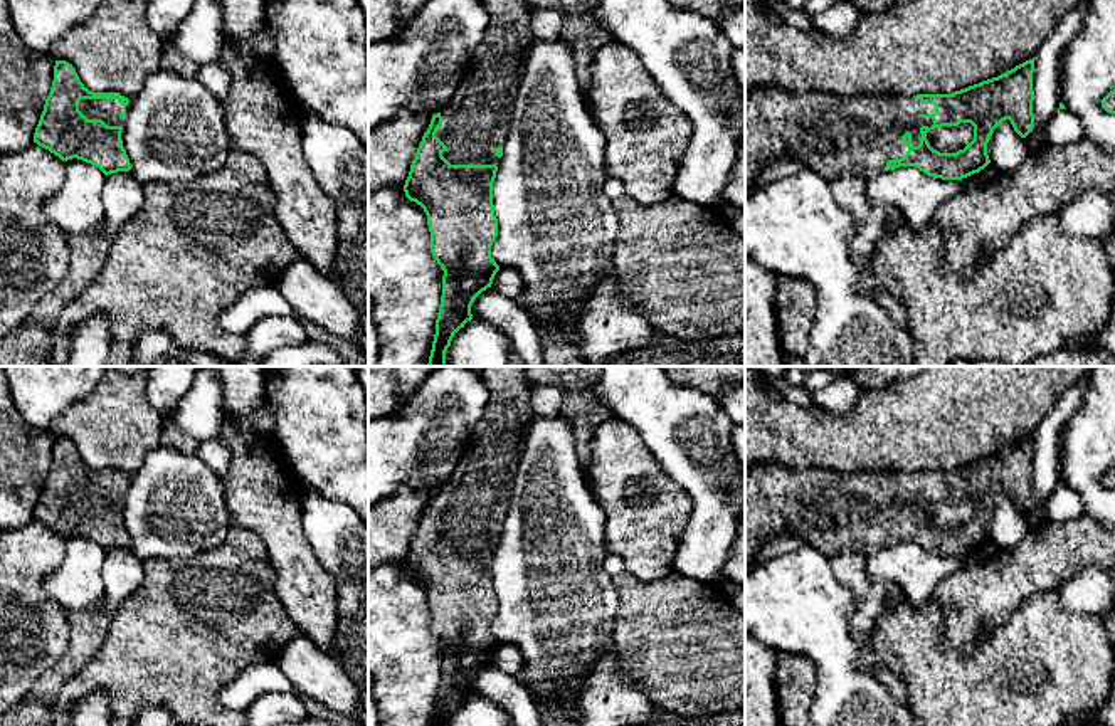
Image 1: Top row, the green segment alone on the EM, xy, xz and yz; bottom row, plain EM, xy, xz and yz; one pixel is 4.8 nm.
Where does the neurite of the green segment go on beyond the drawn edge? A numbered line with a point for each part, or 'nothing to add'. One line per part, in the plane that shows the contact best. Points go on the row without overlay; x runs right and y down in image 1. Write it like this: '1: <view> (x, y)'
1: yz (831, 511)

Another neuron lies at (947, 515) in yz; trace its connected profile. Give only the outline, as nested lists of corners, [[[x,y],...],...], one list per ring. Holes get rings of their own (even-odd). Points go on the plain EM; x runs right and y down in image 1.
[[[960,499],[957,502],[942,502],[927,509],[930,523],[940,529],[957,529],[974,516],[974,502]]]

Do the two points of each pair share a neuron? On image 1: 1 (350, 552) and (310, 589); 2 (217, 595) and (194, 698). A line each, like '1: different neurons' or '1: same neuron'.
1: different neurons
2: same neuron

